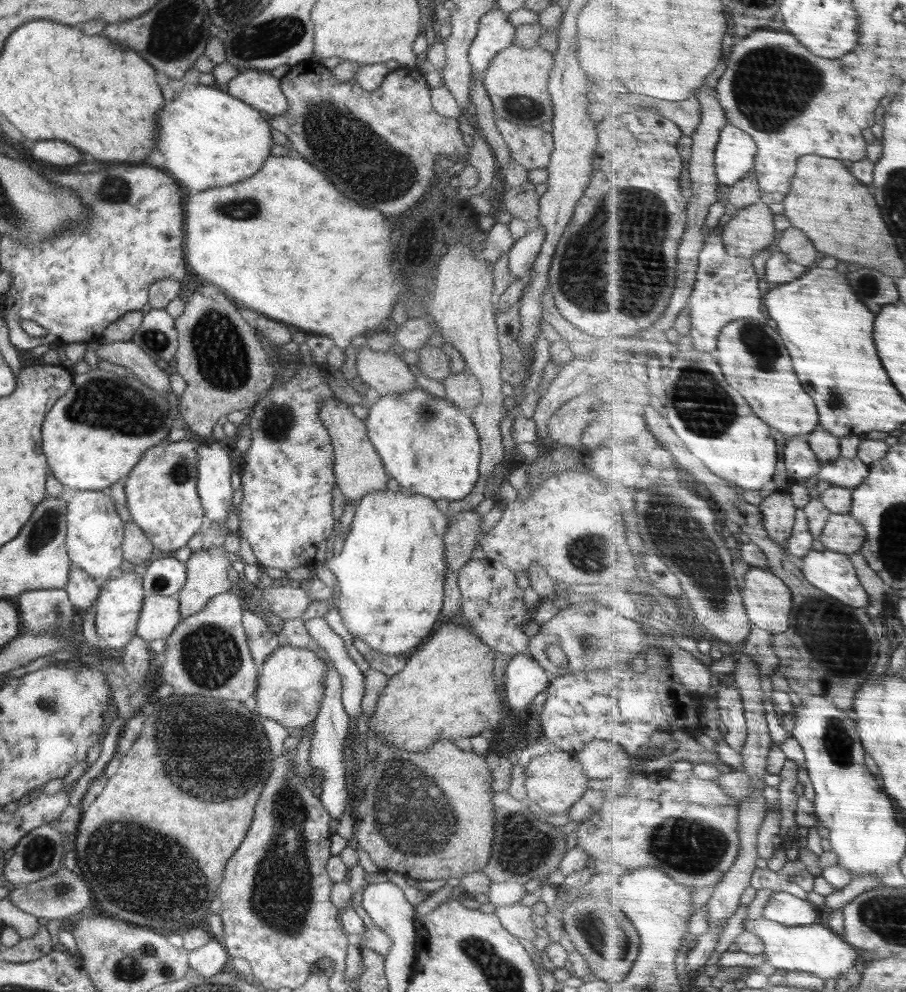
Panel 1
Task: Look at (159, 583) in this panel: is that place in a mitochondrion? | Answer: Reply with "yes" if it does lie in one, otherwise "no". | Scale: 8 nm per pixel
yes

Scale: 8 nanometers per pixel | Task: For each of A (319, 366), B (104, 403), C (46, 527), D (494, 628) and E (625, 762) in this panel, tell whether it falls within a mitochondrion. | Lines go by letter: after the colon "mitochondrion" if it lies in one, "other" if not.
A: other
B: mitochondrion
C: mitochondrion
D: other
E: other

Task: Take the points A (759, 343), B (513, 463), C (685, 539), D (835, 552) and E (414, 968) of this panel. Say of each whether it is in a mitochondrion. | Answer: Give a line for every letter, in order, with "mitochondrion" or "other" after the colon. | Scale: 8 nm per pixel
A: mitochondrion
B: other
C: mitochondrion
D: other
E: other

